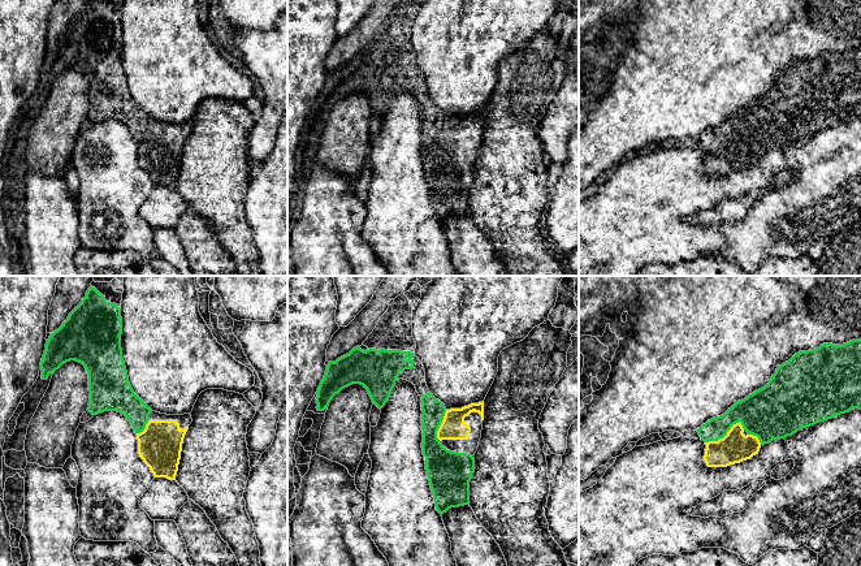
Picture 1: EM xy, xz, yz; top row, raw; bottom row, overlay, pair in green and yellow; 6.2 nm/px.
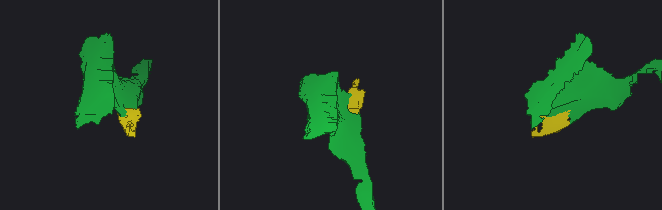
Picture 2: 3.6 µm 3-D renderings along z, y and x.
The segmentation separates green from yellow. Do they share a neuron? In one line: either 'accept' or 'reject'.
accept

